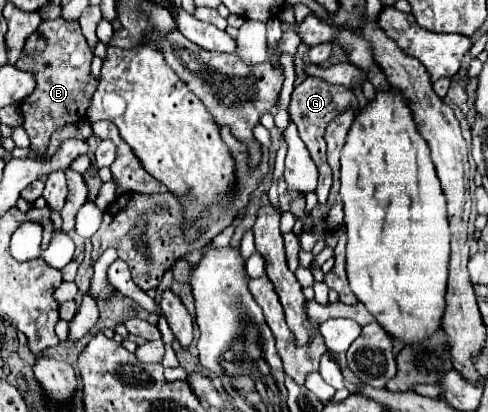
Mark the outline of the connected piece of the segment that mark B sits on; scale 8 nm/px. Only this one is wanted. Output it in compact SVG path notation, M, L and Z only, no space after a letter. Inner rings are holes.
M62 18L44 20L38 26L38 32L46 38L46 48L32 56L20 56L16 66L34 72L38 80L38 88L34 90L34 94L28 96L20 106L24 112L24 130L30 136L32 150L36 154L44 154L52 132L56 132L64 124L78 122L86 116L86 110L98 84L90 74L92 52L80 32L78 22L66 22Z

